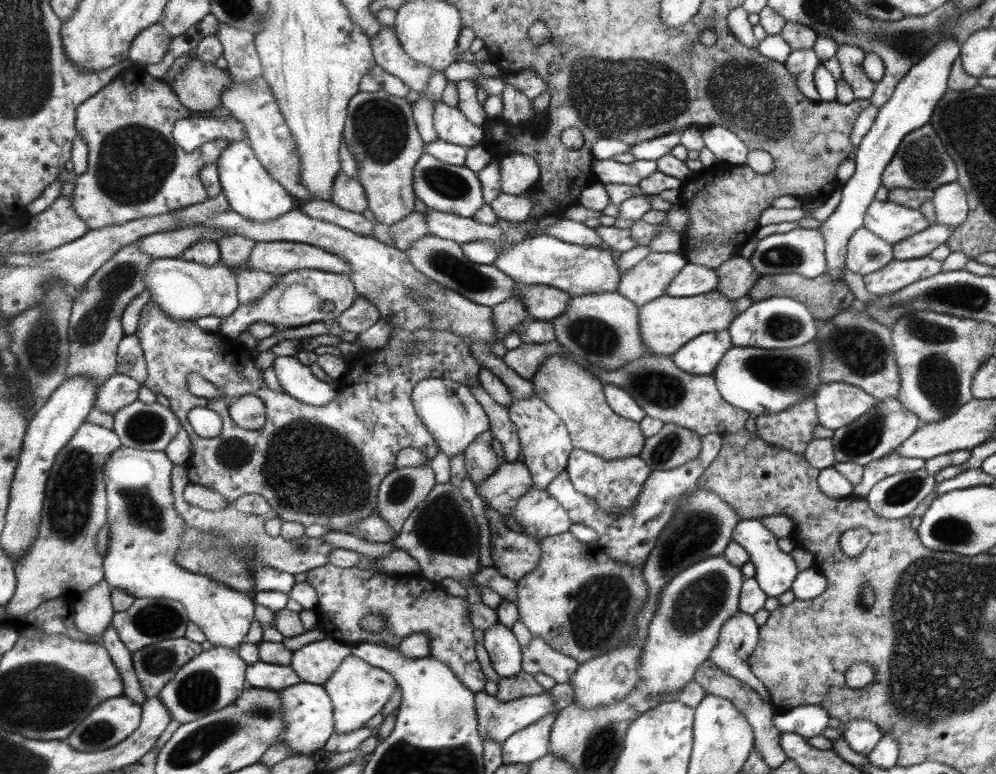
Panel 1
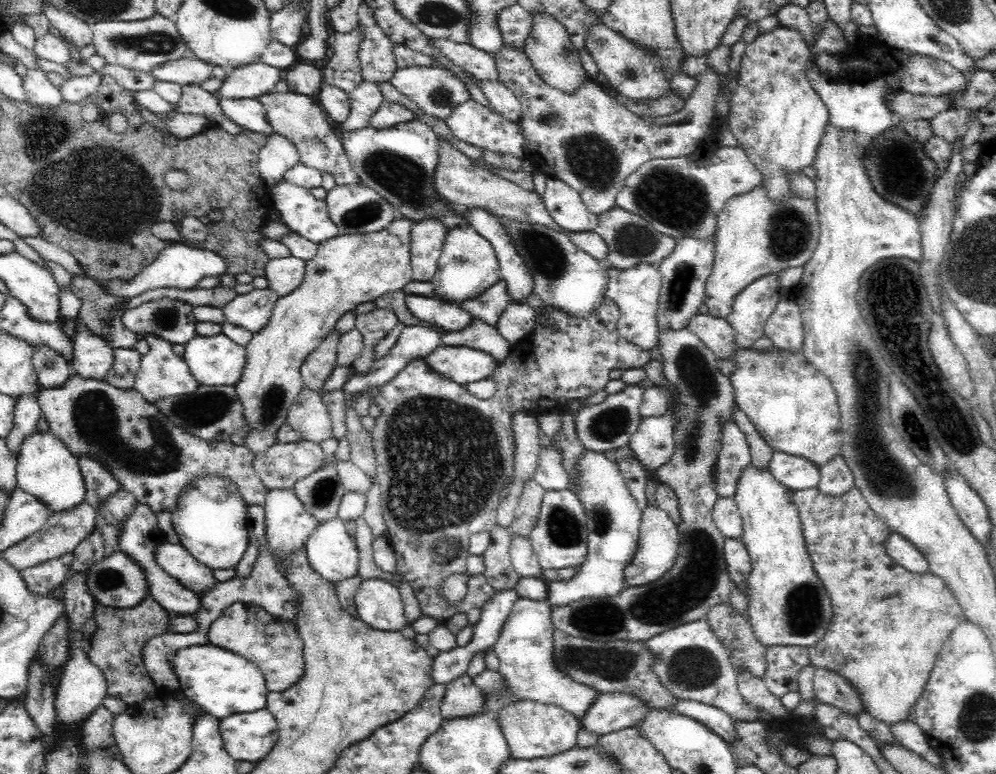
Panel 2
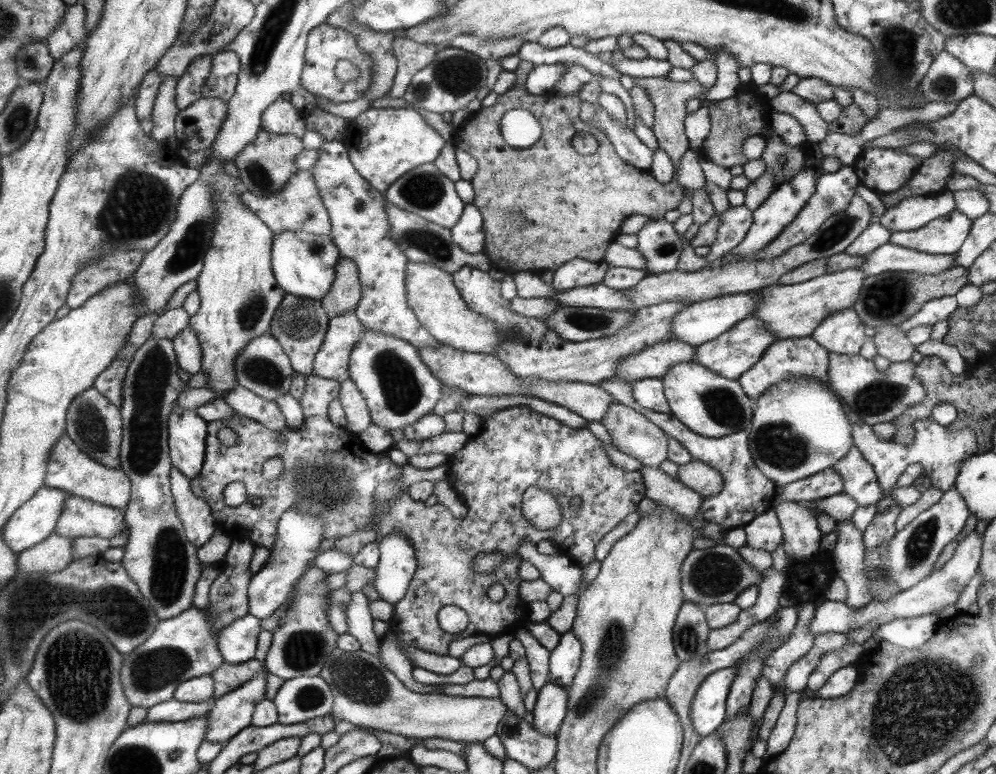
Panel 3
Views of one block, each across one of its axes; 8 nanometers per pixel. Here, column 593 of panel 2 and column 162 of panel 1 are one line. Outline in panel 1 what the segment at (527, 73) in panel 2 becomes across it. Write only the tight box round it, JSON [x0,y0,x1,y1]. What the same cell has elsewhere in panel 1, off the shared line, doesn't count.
[71,66,231,230]

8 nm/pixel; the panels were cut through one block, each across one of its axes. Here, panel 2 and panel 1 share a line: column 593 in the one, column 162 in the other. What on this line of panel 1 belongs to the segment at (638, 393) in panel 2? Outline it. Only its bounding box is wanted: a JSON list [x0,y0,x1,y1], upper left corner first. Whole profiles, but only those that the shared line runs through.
[114,400,179,451]

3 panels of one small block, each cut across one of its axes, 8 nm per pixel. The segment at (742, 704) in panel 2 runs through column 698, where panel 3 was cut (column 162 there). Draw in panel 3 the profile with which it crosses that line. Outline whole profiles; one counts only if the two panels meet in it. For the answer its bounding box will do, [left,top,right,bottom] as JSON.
[122,608,224,709]

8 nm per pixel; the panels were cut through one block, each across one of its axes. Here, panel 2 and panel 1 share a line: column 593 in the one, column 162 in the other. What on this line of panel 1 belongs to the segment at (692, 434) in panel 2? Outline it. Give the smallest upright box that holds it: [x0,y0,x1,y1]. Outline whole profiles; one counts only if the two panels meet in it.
[112,598,188,652]

